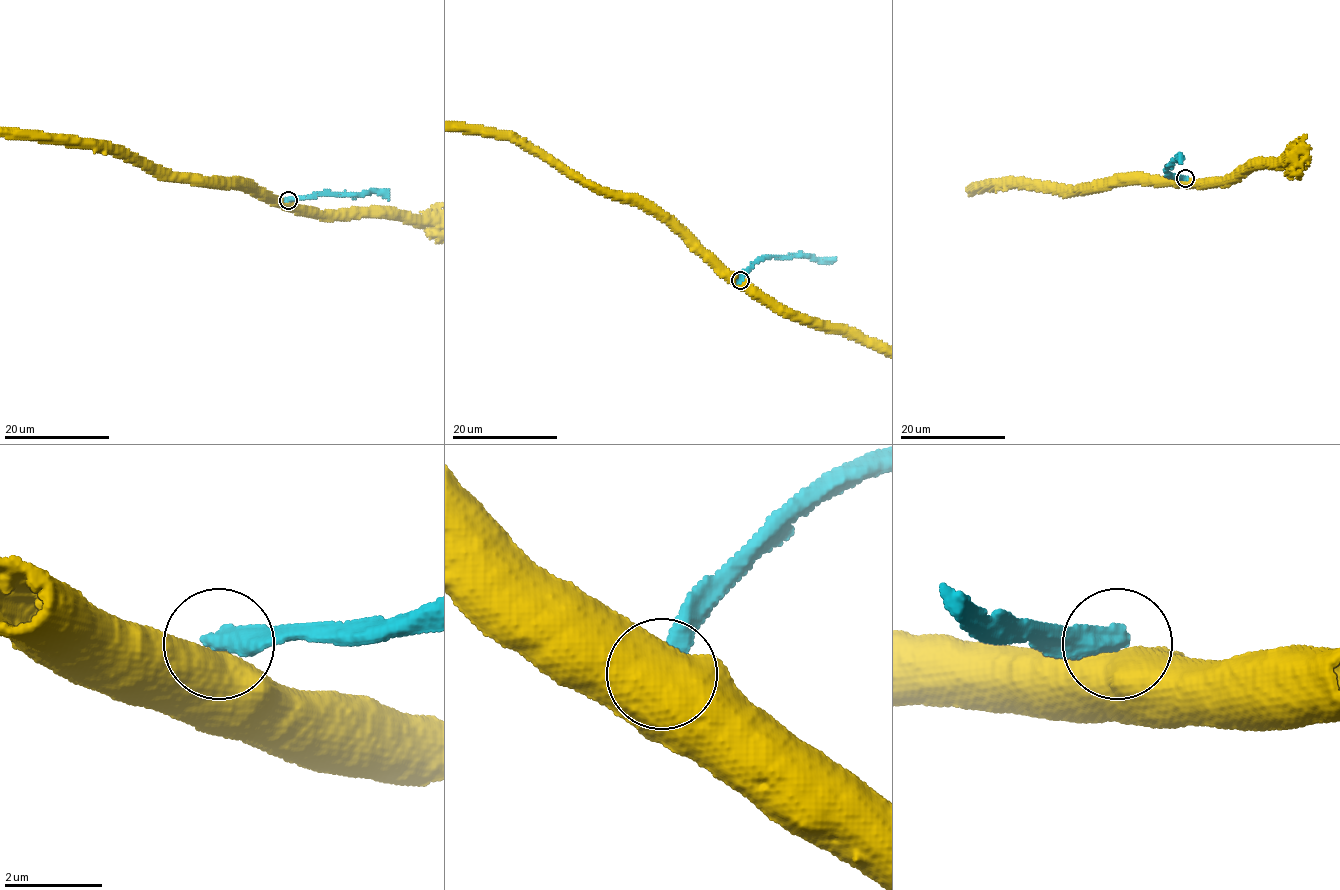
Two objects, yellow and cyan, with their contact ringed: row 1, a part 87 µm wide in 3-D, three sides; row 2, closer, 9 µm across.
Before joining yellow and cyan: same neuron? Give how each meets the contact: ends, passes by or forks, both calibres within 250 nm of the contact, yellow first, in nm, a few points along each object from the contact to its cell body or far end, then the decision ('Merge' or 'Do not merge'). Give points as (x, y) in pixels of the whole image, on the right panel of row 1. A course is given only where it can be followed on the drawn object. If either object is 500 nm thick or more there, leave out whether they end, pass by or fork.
Thickness 750 nm (yellow) against 460 nm. Course of cyan: (1185, 179), (1171, 176), (1166, 169), (1179, 157), (1181, 162). Do not merge

